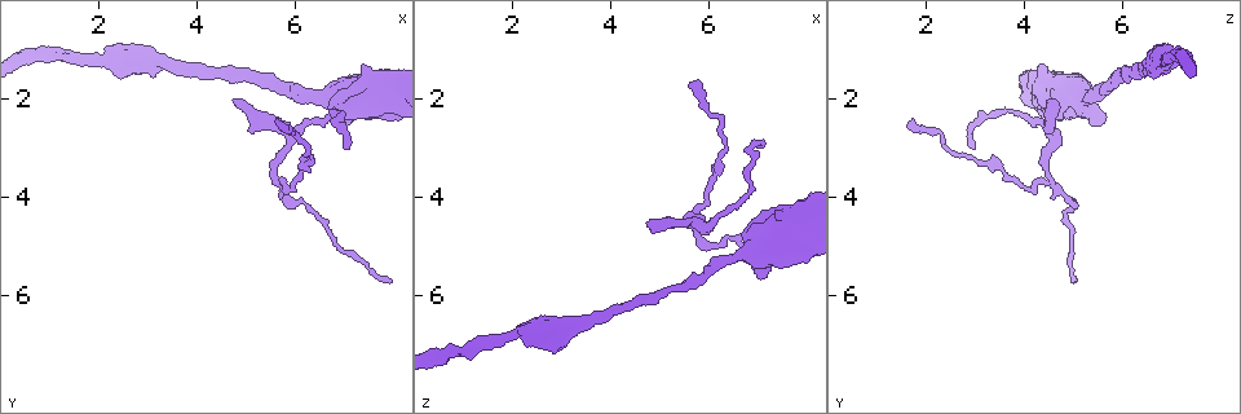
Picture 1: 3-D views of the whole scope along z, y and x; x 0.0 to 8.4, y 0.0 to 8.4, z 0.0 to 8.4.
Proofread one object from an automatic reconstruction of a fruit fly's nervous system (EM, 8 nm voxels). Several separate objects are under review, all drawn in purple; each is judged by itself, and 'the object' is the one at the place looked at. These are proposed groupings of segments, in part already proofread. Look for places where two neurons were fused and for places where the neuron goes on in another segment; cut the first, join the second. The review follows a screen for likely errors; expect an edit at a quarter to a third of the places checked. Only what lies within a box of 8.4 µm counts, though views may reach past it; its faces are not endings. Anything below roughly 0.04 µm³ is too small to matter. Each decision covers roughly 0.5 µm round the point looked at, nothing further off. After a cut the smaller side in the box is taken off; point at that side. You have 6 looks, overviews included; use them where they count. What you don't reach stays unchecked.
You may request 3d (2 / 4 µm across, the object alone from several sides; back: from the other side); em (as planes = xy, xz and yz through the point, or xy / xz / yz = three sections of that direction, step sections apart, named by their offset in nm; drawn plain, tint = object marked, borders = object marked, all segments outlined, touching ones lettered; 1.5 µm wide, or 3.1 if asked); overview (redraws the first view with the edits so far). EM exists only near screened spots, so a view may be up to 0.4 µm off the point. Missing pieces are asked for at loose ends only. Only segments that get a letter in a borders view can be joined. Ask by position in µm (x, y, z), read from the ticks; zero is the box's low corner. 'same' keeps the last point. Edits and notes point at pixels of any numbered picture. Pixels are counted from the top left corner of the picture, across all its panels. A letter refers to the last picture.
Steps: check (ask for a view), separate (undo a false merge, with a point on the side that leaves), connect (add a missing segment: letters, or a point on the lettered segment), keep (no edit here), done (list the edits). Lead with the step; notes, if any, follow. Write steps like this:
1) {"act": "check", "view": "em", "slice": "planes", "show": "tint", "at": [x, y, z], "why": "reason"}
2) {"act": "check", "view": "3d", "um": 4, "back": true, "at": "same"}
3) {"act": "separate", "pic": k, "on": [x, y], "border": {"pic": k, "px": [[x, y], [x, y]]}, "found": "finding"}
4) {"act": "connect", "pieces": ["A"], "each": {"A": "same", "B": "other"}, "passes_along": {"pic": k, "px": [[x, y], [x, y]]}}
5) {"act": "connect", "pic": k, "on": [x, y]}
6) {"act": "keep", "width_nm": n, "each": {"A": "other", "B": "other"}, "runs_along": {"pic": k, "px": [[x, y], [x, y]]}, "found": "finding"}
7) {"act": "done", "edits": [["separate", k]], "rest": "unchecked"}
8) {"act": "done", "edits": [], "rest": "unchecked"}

{"act": "check", "view": "3d", "um": 4, "at": [7.00, 3.05, 2.85], "why": "an open end"}

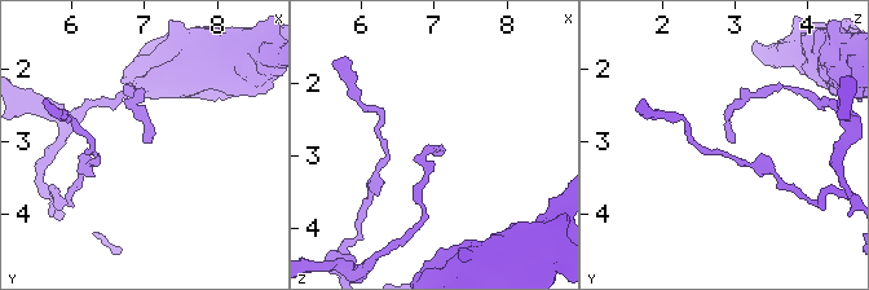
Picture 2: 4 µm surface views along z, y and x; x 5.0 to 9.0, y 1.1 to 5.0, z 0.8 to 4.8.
{"act": "check", "view": "em", "slice": "planes", "show": "borders", "at": [7.00, 3.00, 2.95], "why": "shape alone is not enough"}

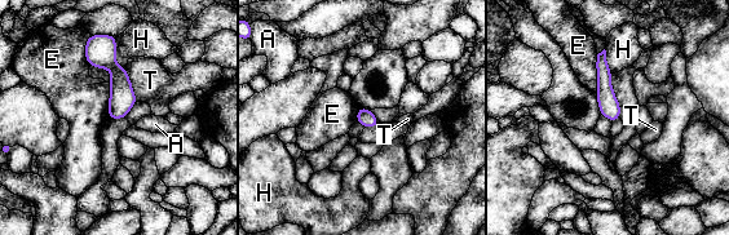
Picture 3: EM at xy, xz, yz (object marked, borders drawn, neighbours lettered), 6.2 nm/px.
{"act": "keep", "each": {"A": "other", "E": "other", "H": "other", "T": "other"}, "border": {"pic": 3, "px": [[597, 54], [595, 63], [595, 92]]}, "found": "none of them fits"}

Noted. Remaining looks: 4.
{"act": "check", "view": "3d", "um": 4, "at": [5.60, 2.40, 1.70], "why": "an open end"}

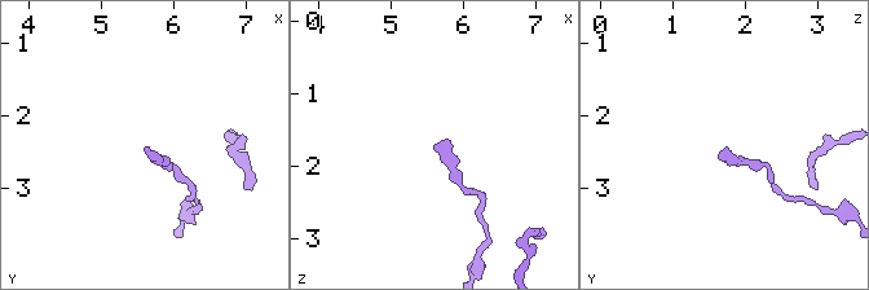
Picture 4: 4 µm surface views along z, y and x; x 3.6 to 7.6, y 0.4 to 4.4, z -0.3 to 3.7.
{"act": "check", "view": "em", "slice": "planes", "show": "tint", "at": [5.55, 2.45, 1.75]}

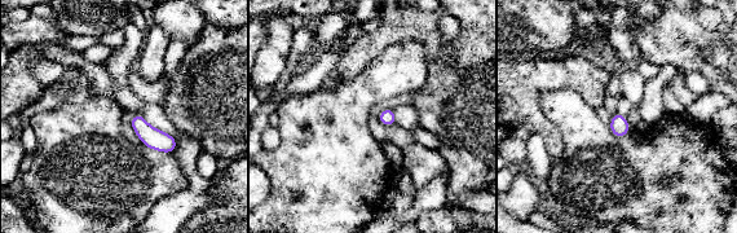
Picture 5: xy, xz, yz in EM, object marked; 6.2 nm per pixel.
{"act": "check", "view": "em", "slice": "planes", "show": "borders", "at": "same", "why": "see the neighbours"}

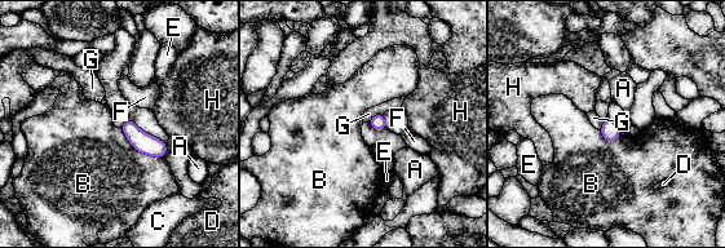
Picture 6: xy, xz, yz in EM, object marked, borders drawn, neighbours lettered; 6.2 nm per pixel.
{"act": "keep", "width_nm": 100, "each": {"A": "other", "B": "other", "C": "other", "D": "other", "E": "other", "F": "other", "G": "other", "H": "other"}, "border": {"pic": 6, "px": [[383, 113], [376, 113], [367, 122]]}, "found": "no lettered segment goes on from it"}

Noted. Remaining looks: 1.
{"act": "done", "edits": [], "rest": "unchecked"}

